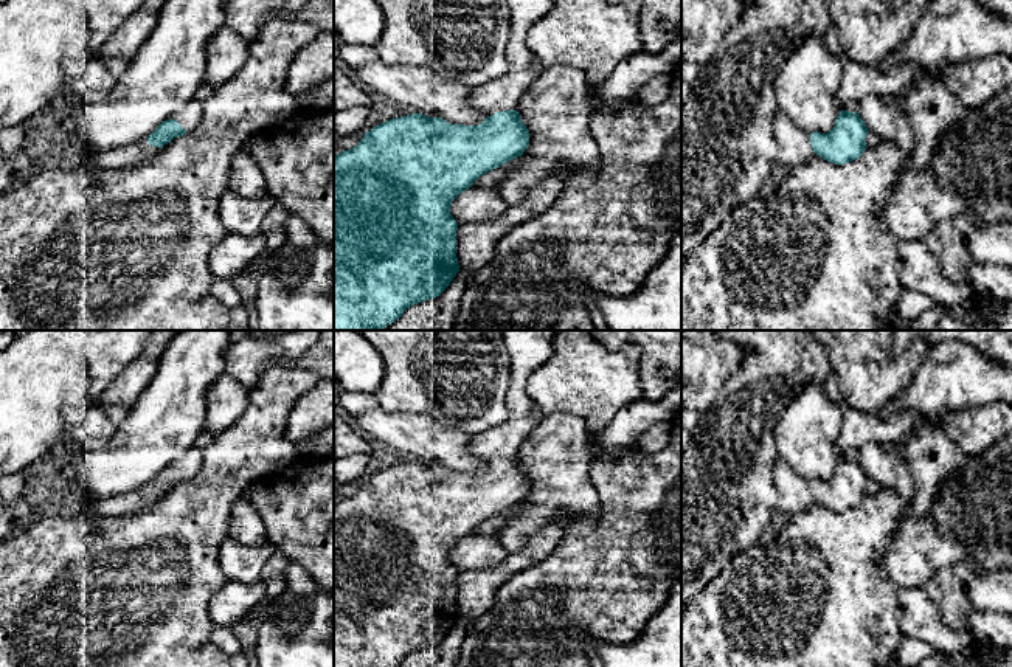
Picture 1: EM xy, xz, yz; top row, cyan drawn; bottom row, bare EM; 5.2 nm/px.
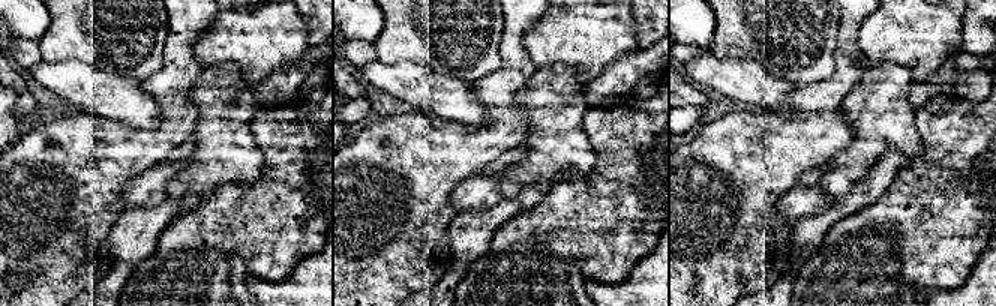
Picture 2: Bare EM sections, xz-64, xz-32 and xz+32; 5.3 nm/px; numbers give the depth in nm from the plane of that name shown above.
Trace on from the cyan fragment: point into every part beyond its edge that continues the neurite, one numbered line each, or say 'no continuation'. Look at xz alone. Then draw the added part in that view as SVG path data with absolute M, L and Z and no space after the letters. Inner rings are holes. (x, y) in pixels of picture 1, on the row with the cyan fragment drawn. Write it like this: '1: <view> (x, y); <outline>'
1: xz (523, 67); M508 0L511 8L511 34L504 57L508 70L498 79L472 90L469 104L487 113L515 110L528 87L543 67L528 45L528 33L554 8L553 0Z

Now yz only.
1: yz (793, 145); M779 112L773 116L773 133L778 144L778 164L792 168L813 157L815 152L810 146L810 135Z

